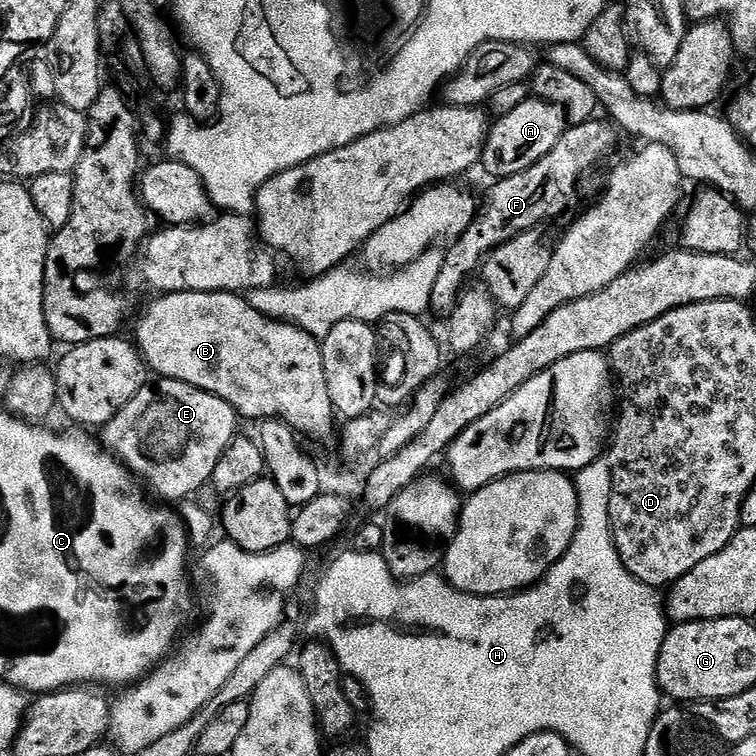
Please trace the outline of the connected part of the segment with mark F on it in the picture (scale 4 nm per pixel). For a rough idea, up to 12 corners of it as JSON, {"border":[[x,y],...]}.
{"border":[[616,125],[565,127],[550,154],[499,177],[447,245],[430,294],[454,310],[495,248],[571,206],[616,148]]}

